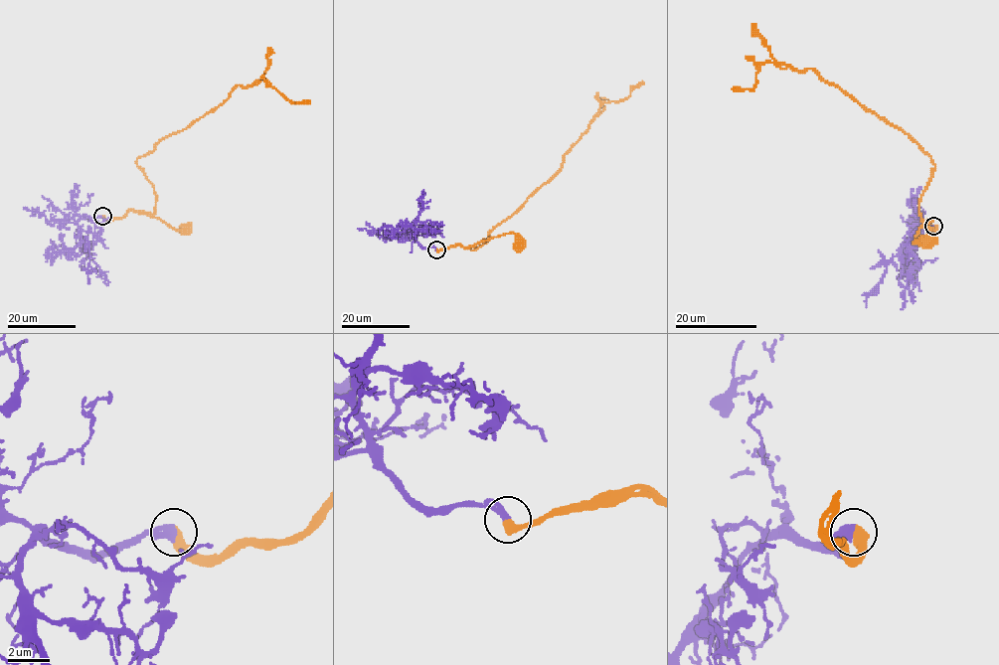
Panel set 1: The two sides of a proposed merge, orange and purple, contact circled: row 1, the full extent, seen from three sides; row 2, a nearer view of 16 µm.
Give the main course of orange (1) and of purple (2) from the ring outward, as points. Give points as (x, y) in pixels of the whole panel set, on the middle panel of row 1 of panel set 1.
1: (436, 249), (470, 248), (509, 233), (521, 239), (524, 244), (521, 244)
2: (436, 249), (422, 248), (416, 240), (412, 226), (416, 220), (425, 226), (416, 235), (411, 251)

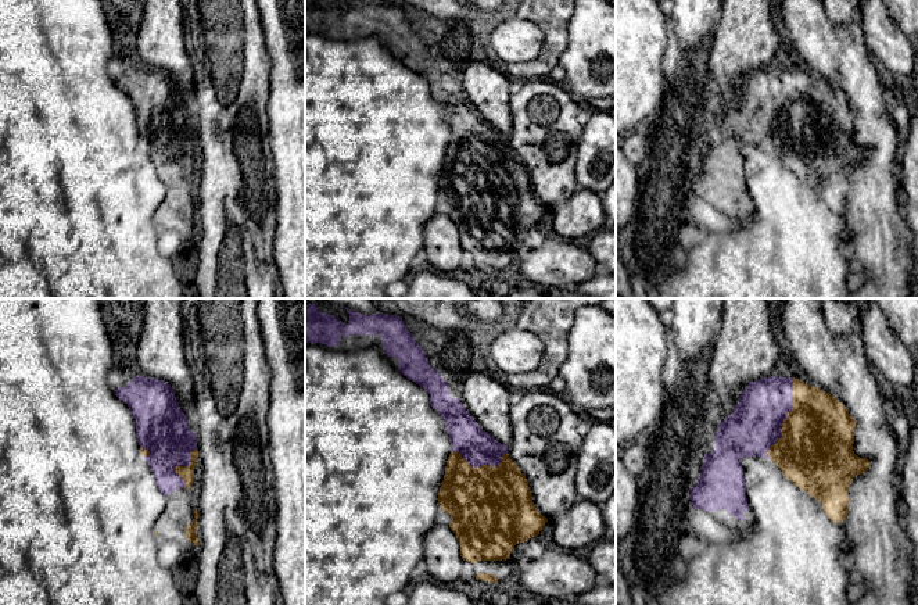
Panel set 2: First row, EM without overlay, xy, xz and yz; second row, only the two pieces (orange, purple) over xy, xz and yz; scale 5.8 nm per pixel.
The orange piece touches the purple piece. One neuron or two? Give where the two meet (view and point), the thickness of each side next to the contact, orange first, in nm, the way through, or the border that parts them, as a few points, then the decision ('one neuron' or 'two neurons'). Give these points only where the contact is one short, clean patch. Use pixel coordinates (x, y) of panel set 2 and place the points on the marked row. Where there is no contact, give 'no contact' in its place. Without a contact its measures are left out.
contact yz (786, 418); calibres 440 and 300 nm; one neuron

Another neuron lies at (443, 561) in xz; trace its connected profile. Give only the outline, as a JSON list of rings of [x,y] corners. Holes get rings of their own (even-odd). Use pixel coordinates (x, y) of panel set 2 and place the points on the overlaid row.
[[[434,525],[423,538],[424,556],[420,570],[442,584],[460,579],[463,559],[459,541],[449,526]]]

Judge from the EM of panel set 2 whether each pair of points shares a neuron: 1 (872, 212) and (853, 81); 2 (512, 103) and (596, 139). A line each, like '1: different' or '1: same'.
1: same
2: same

